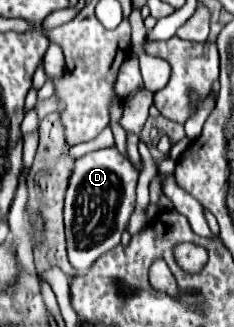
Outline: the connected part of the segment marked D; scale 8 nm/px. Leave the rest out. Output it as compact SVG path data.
M117 148L89 152L75 162L65 196L65 234L69 262L77 274L87 272L93 260L121 242L121 232L127 228L135 208L137 176L139 170Z

